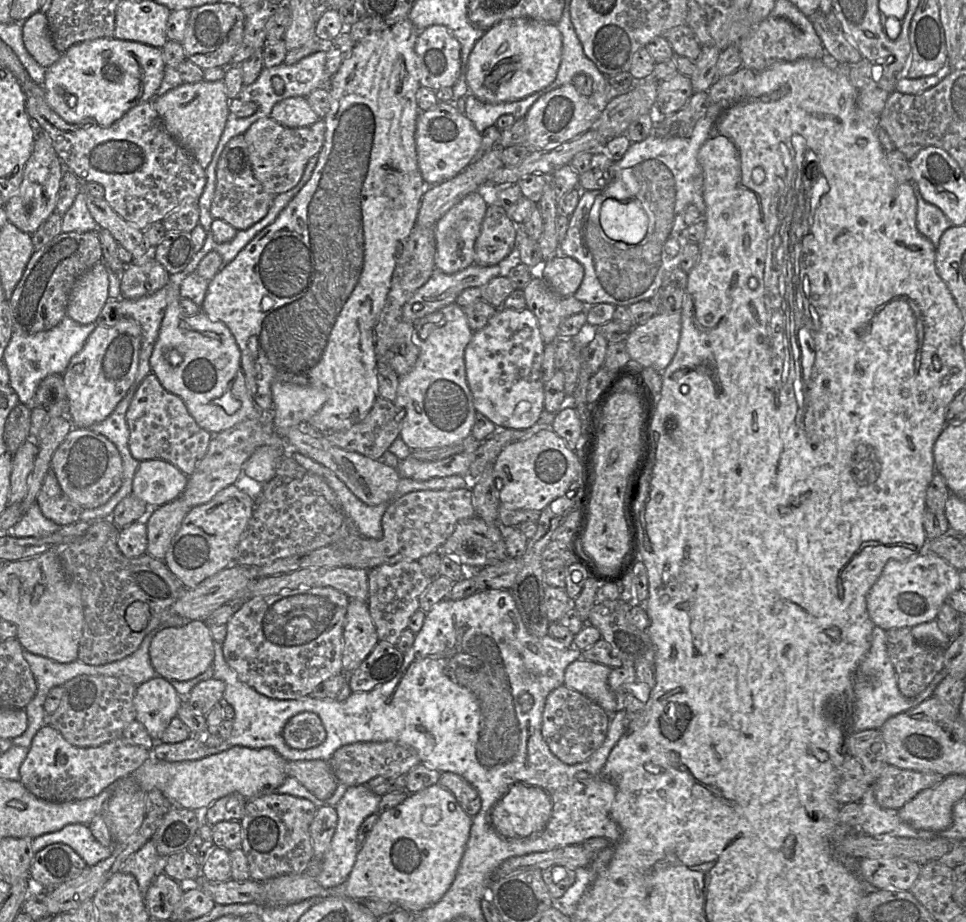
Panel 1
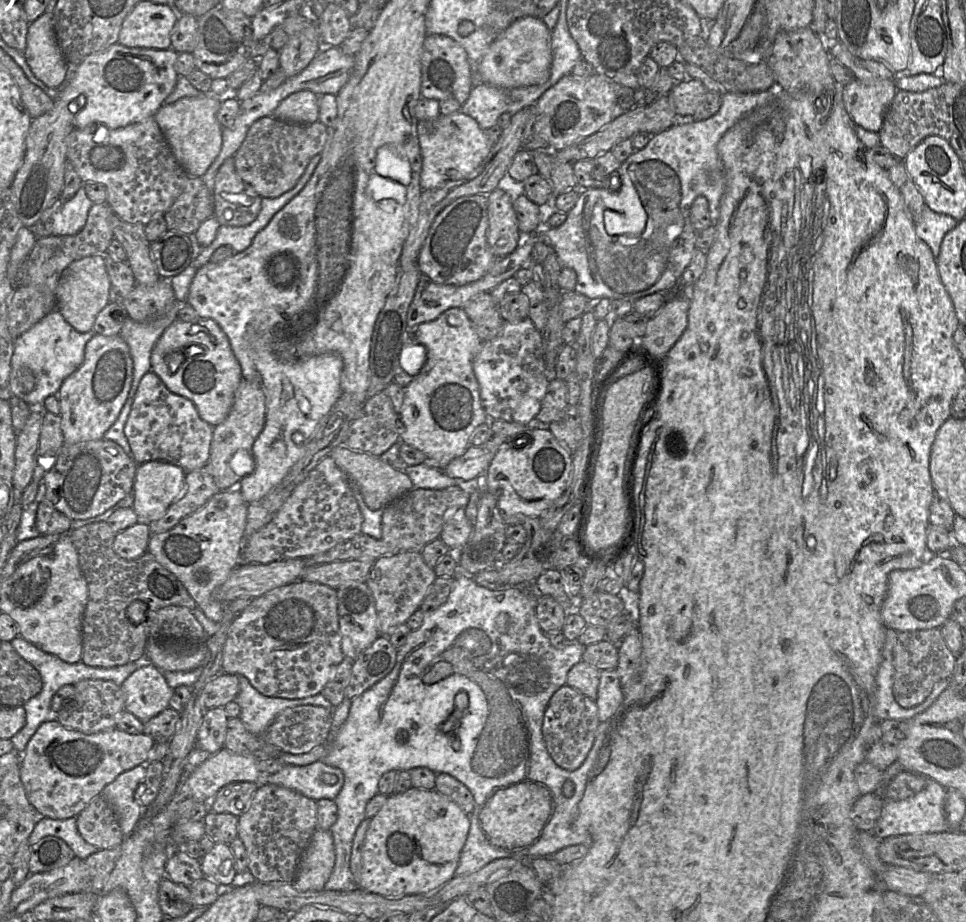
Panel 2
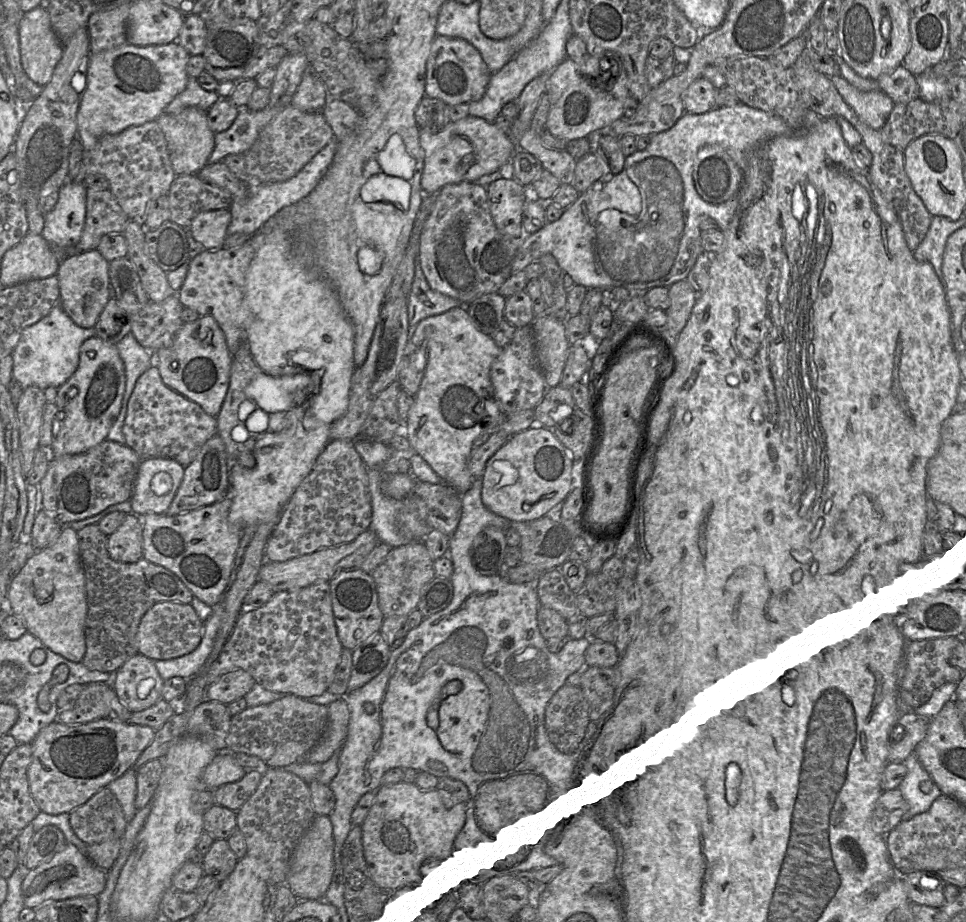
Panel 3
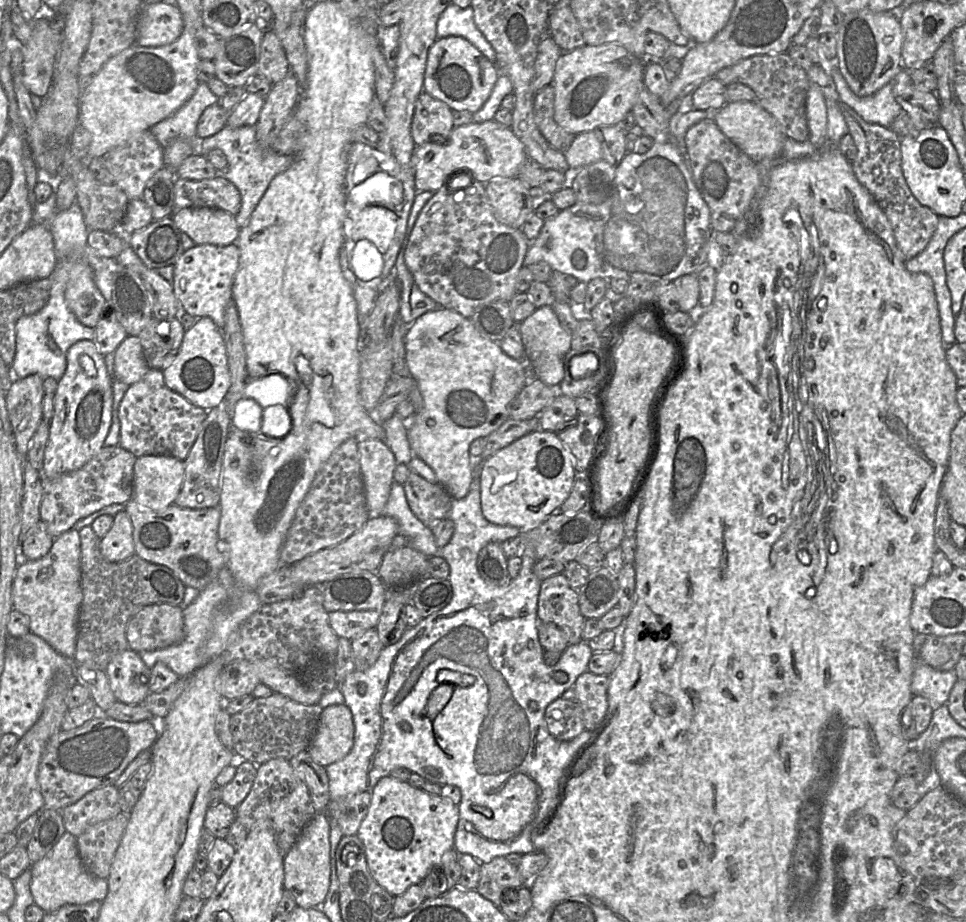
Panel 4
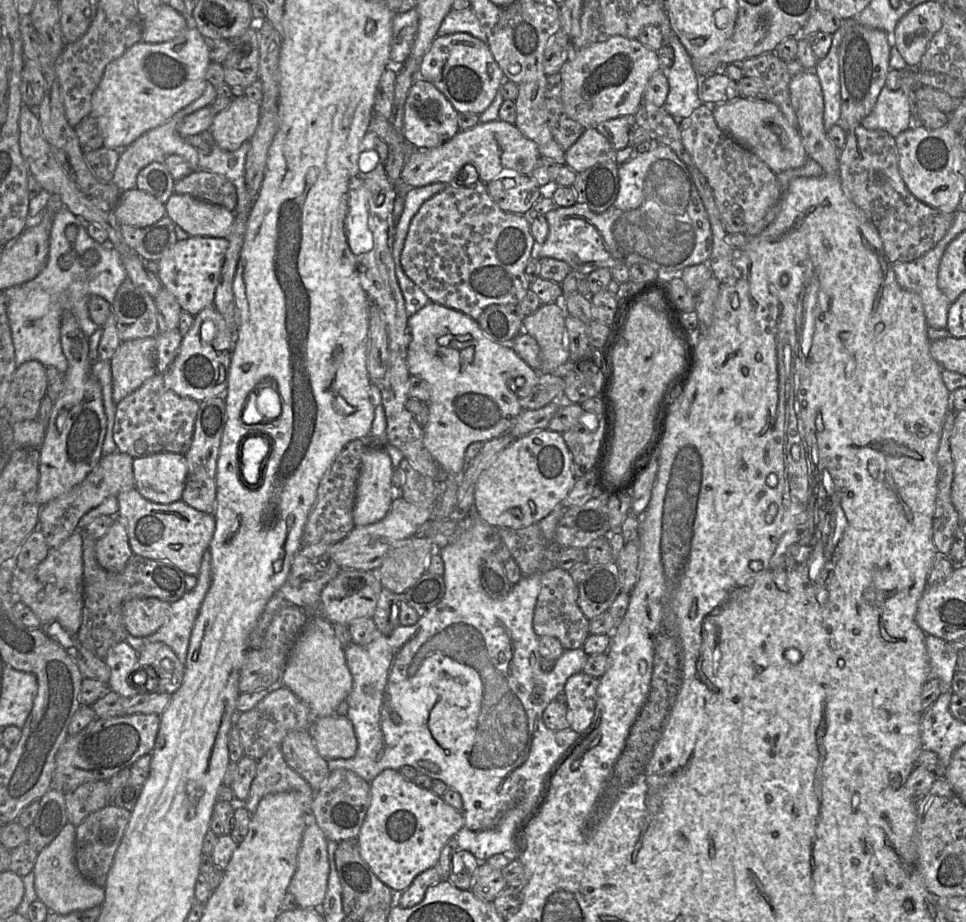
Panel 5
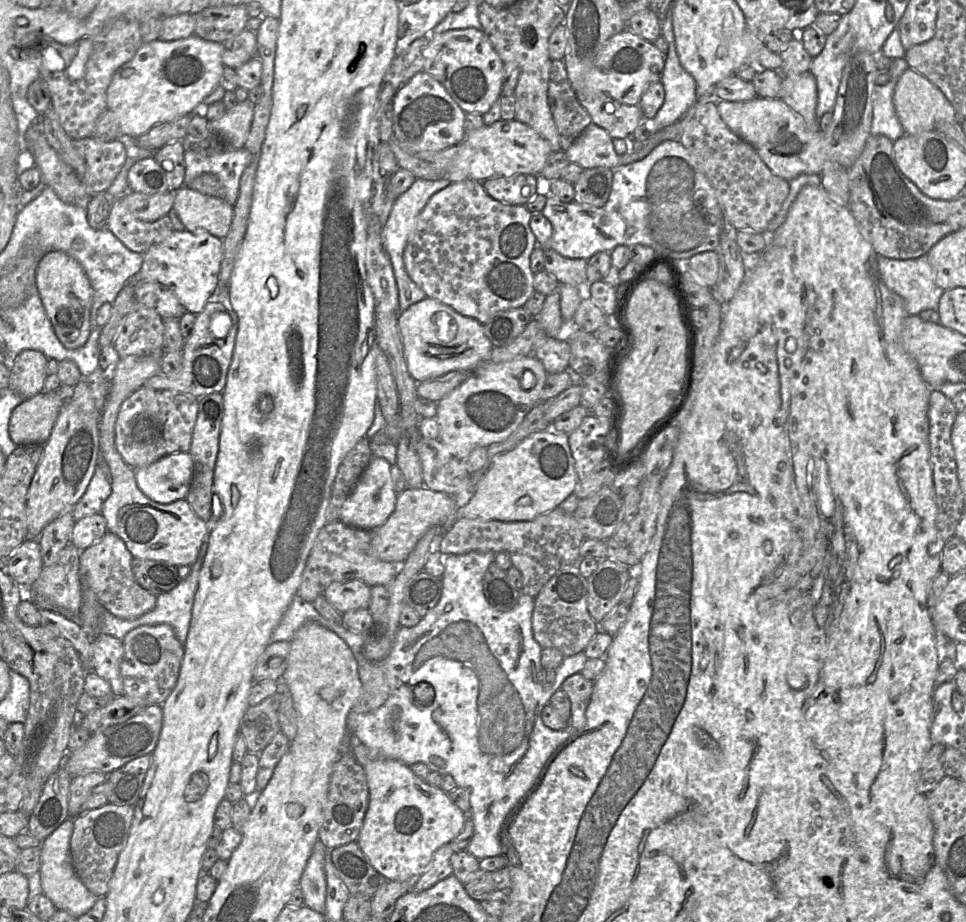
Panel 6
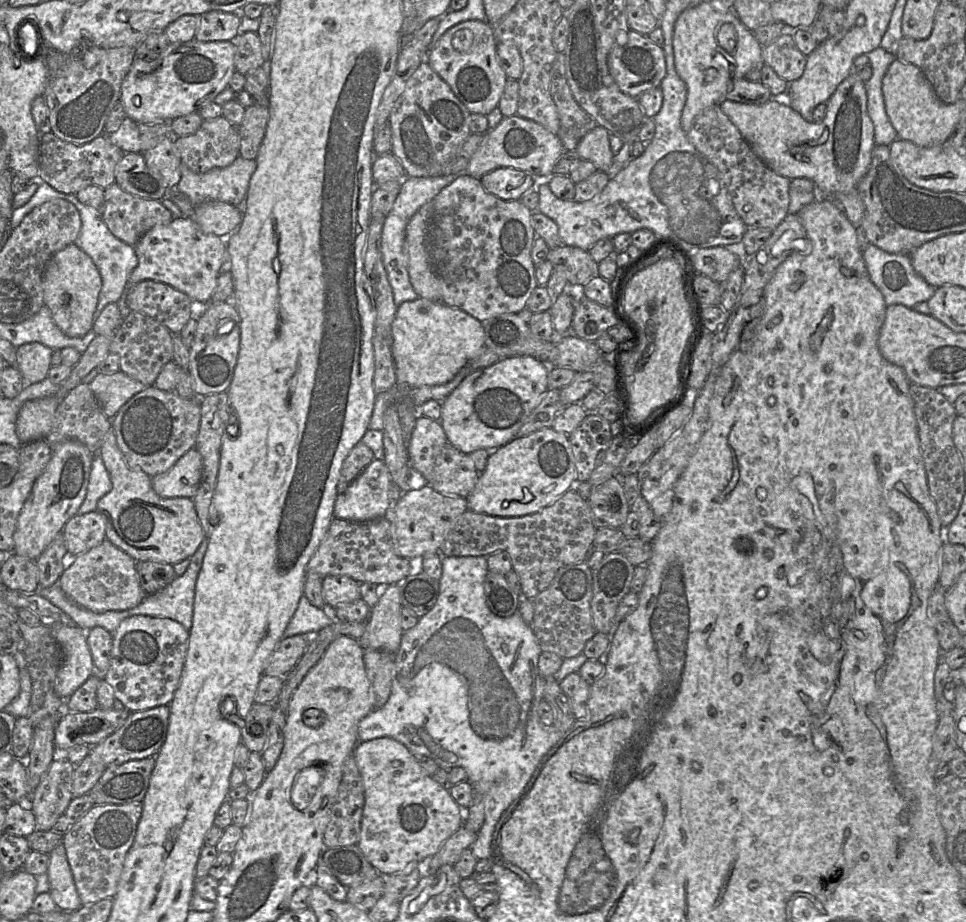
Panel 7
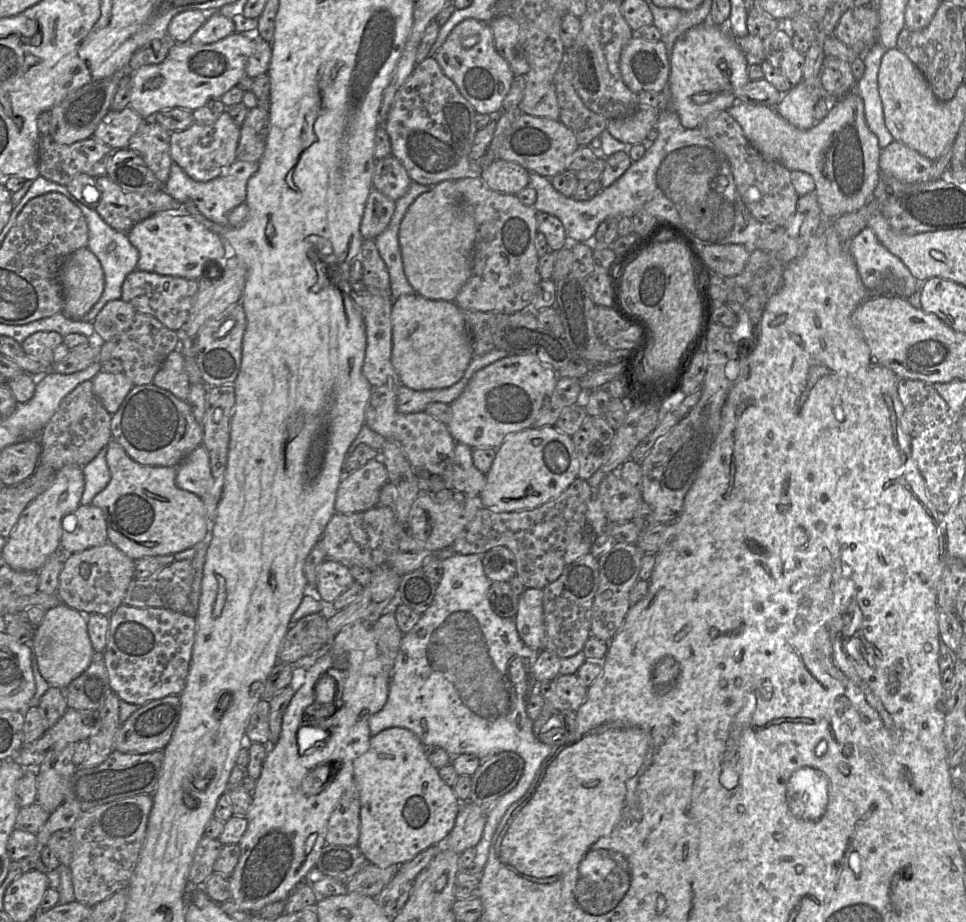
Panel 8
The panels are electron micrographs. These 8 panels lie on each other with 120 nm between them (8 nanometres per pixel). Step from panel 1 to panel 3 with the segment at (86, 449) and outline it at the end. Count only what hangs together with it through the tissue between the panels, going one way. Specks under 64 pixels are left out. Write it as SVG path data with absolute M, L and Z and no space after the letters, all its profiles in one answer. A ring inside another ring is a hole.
M104 440L84 453L51 457L47 472L38 485L41 495L40 509L62 526L95 516L106 508L130 501L139 464L142 460L126 445Z

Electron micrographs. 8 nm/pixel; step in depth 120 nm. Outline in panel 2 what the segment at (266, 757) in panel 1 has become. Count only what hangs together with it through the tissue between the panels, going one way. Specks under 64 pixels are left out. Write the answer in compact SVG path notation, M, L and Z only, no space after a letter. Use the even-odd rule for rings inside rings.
M222 748L186 778L186 798L210 802L220 789L232 782L262 783L264 774L258 768L258 759Z

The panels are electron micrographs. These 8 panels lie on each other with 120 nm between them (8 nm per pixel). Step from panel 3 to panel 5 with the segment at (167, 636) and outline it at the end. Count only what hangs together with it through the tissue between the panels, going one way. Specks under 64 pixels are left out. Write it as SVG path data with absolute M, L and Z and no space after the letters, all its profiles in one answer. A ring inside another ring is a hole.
M158 598L131 599L124 603L122 613L128 633L146 638L168 622L171 603Z

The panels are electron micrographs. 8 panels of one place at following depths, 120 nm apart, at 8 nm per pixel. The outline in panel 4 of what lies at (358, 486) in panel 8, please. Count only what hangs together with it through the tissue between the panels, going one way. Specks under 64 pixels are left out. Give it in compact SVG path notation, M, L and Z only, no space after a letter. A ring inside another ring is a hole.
M359 438L358 452L369 516L379 517L394 482L395 456L384 441L369 438Z

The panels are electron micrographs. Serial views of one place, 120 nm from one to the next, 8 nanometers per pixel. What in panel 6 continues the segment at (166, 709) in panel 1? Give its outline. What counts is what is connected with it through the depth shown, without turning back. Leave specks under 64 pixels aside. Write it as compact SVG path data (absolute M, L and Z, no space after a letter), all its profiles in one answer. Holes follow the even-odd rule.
M100 634L92 641L92 671L110 683L113 696L123 694L123 680L120 663L124 656L121 640L107 634Z

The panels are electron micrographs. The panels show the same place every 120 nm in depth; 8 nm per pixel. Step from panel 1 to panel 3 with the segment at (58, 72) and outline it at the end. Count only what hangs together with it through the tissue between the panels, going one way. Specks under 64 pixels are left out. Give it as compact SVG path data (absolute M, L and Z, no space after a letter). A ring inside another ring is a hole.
M177 41L160 46L134 46L126 43L123 46L117 47L115 49L103 51L96 54L90 54L87 63L85 89L81 93L79 109L77 112L77 138L79 138L83 145L83 152L89 152L90 150L92 150L99 139L102 138L104 135L119 134L131 126L140 126L147 122L157 120L157 118L163 113L168 104L178 94L185 90L189 78L186 71L186 65L189 57L190 54Z

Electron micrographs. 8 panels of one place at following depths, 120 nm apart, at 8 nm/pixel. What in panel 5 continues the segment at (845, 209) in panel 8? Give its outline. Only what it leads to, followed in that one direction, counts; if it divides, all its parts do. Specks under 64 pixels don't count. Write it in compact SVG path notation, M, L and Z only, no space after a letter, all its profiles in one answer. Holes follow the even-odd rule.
M856 24L845 35L839 47L839 73L841 86L841 112L838 125L844 131L853 130L868 116L885 86L890 70L892 36L885 31ZM738 97L733 101L716 104L713 115L719 128L754 153L775 174L806 164L809 156L803 146L799 130L789 124L774 103Z

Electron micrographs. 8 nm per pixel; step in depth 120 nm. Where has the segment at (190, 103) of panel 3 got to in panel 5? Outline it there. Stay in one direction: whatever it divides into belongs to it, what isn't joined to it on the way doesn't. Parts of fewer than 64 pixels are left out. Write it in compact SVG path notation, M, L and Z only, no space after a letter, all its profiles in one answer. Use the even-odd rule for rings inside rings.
M207 82L204 92L198 99L178 111L161 126L147 131L142 136L137 138L133 143L131 143L128 147L122 149L120 151L119 160L111 182L115 184L121 192L135 188L137 174L142 168L152 162L164 162L165 158L172 154L182 156L189 163L192 171L197 170L197 149L179 135L177 127L185 116L203 107L210 106L216 97L216 86L213 86Z

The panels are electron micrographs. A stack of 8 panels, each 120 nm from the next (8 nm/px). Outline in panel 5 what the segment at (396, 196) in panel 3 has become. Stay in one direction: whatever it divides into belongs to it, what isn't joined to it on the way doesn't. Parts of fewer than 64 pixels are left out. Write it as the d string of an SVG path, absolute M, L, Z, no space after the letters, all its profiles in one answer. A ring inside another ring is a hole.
M366 187L349 192L345 229L348 245L353 254L364 253L373 248L373 238L368 229L367 205L371 192Z

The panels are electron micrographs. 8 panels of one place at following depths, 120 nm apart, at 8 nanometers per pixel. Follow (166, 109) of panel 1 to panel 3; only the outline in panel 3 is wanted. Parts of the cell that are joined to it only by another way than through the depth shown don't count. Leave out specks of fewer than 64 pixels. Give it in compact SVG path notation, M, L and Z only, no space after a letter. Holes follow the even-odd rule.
M187 107L179 113L163 112L156 121L165 136L170 162L176 176L197 175L208 163L215 146L215 133L208 126L207 111Z

